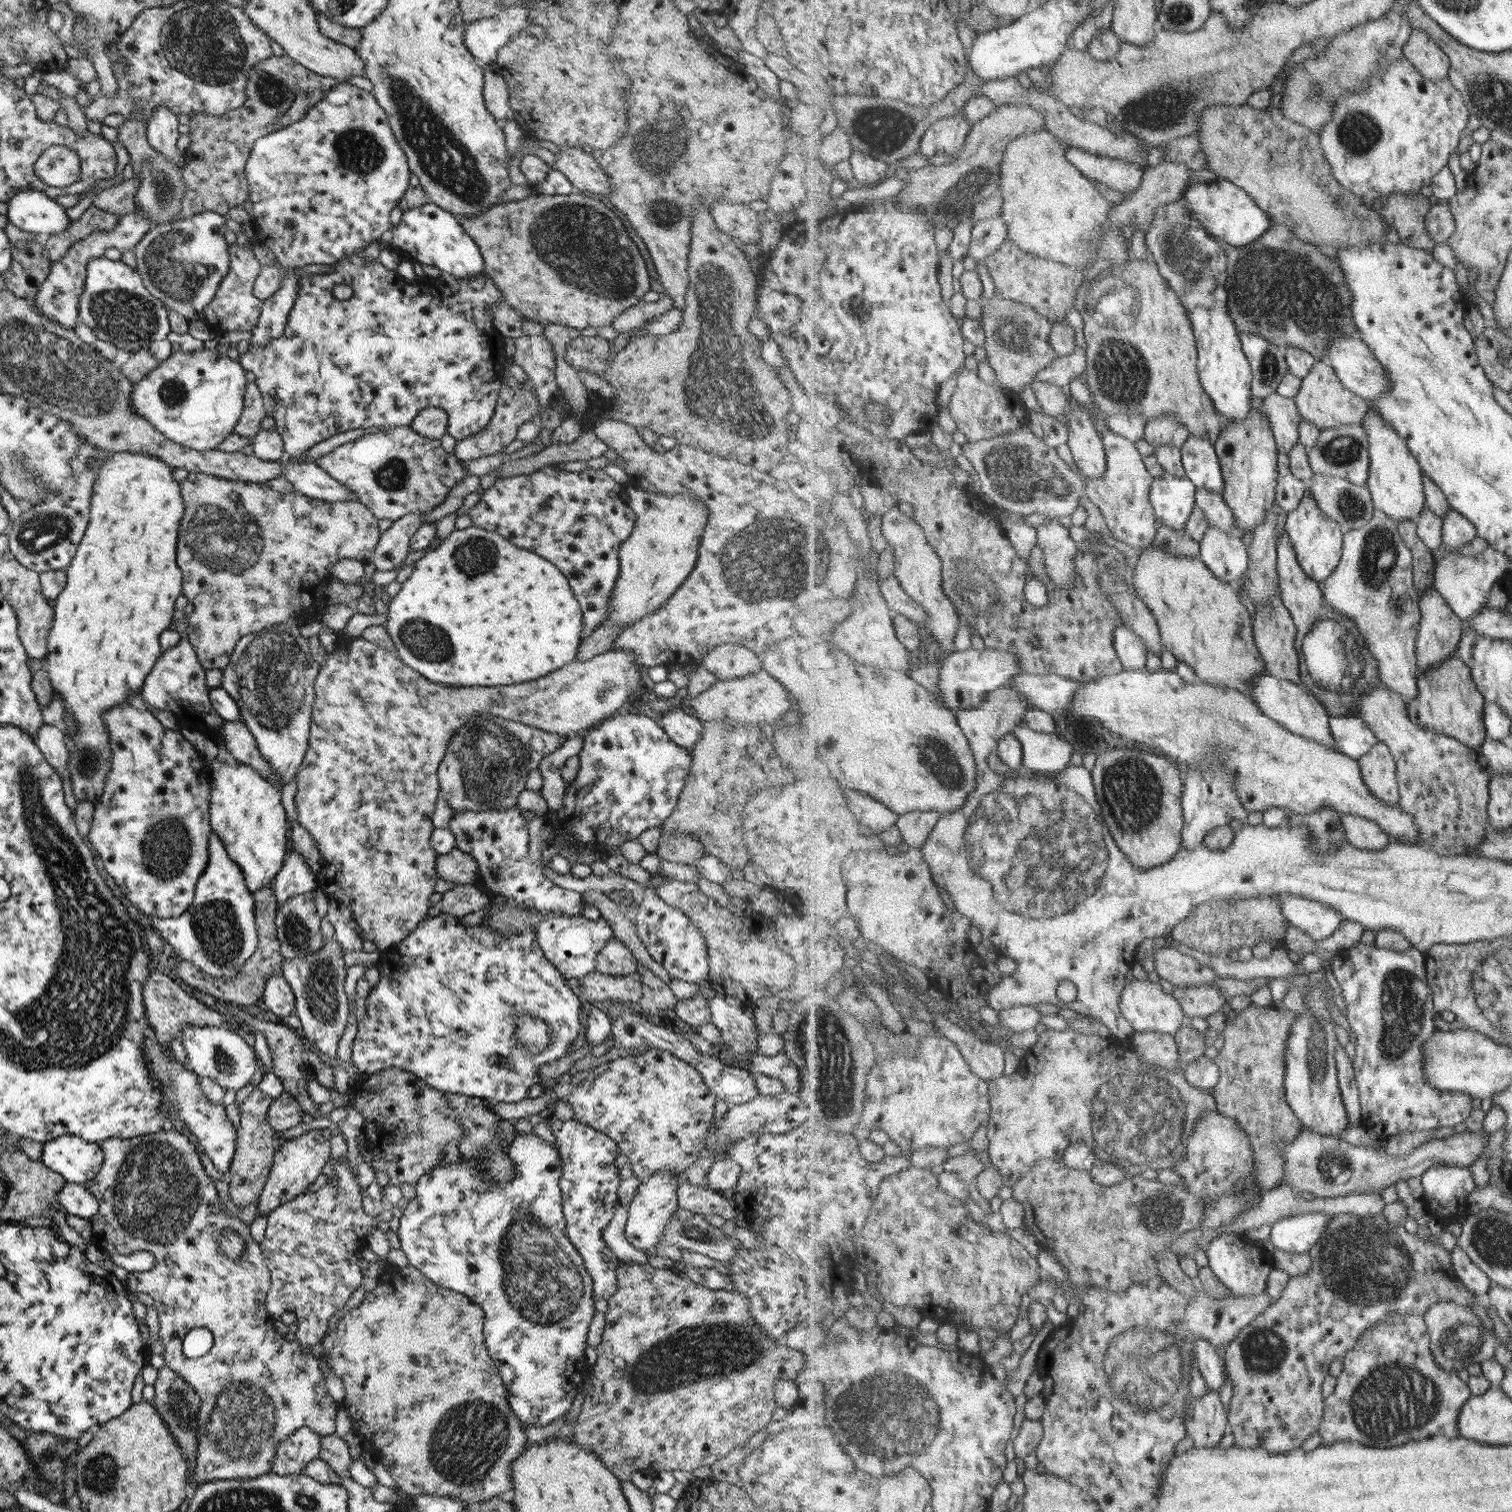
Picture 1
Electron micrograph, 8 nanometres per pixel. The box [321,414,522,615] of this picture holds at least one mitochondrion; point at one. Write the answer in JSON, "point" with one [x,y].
{"point":[478,556]}

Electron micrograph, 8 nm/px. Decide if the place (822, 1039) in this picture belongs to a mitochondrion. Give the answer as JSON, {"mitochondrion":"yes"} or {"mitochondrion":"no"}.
{"mitochondrion":"yes"}

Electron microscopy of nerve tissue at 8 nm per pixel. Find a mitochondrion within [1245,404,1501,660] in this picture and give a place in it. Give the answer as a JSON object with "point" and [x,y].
{"point":[1378,555]}

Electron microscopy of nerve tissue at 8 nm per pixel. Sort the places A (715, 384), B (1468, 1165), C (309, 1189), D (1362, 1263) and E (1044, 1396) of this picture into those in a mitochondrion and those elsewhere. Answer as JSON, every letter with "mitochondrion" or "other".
{"A":"mitochondrion","B":"other","C":"other","D":"mitochondrion","E":"other"}

